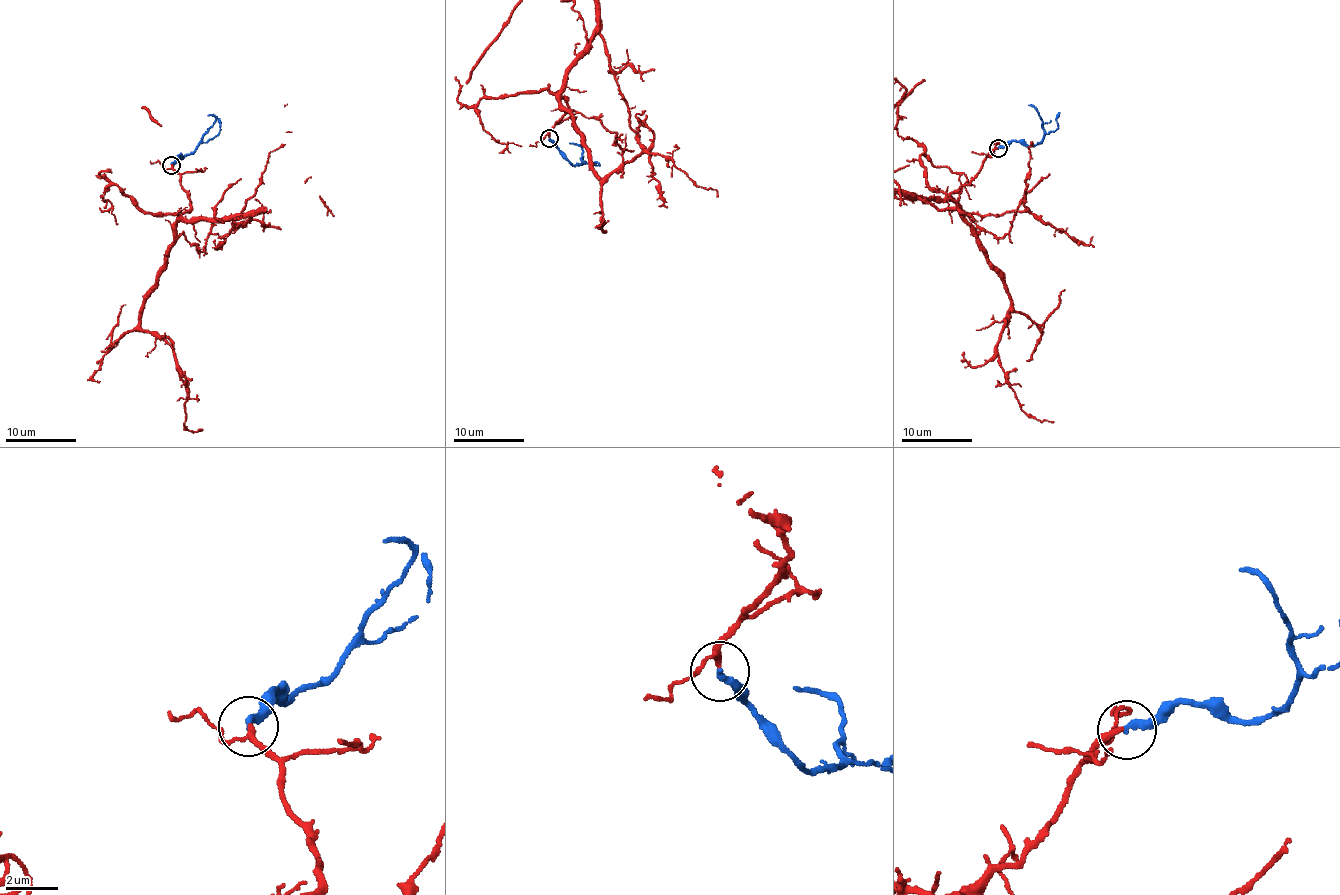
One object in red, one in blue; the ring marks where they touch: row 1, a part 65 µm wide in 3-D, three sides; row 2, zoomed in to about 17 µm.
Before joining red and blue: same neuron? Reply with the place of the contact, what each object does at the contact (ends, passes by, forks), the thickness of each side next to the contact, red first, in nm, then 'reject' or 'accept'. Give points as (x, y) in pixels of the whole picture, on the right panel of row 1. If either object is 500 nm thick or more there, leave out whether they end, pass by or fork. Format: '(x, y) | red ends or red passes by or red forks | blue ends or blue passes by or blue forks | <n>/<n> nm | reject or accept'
(998, 148) | red passes by | blue ends | 170/280 nm | accept

